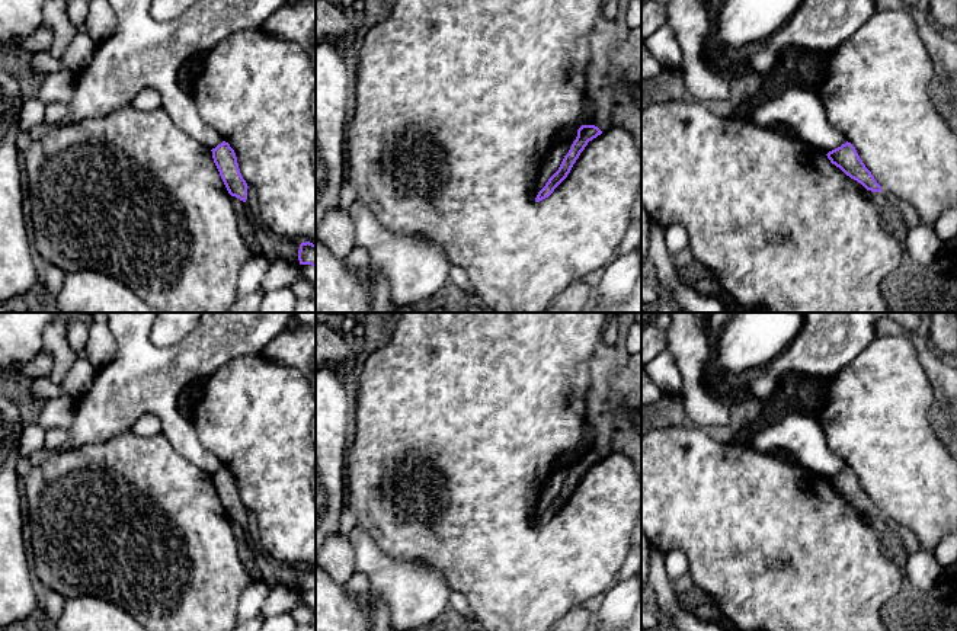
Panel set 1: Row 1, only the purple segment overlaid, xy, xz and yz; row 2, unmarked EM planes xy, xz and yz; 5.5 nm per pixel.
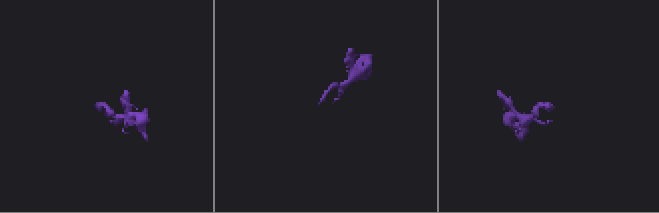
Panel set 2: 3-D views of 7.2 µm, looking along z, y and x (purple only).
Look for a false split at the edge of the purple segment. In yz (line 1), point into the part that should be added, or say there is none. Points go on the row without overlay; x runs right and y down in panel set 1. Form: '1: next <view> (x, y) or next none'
1: next none

